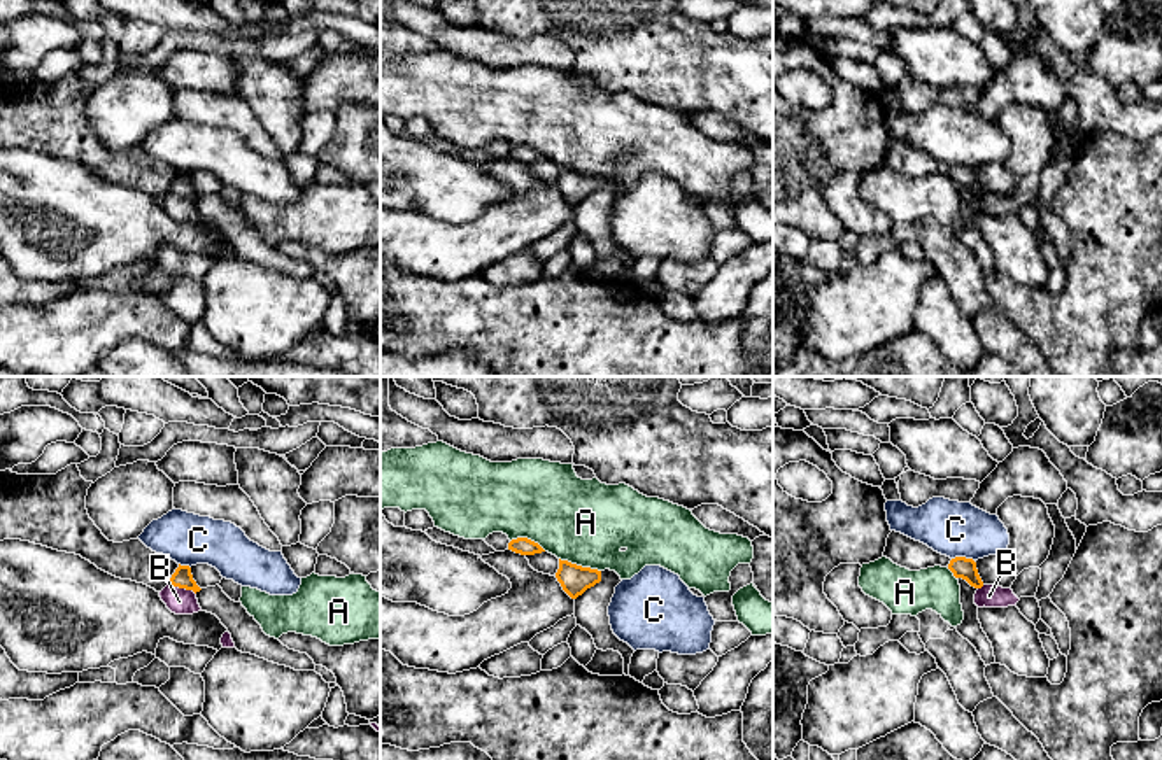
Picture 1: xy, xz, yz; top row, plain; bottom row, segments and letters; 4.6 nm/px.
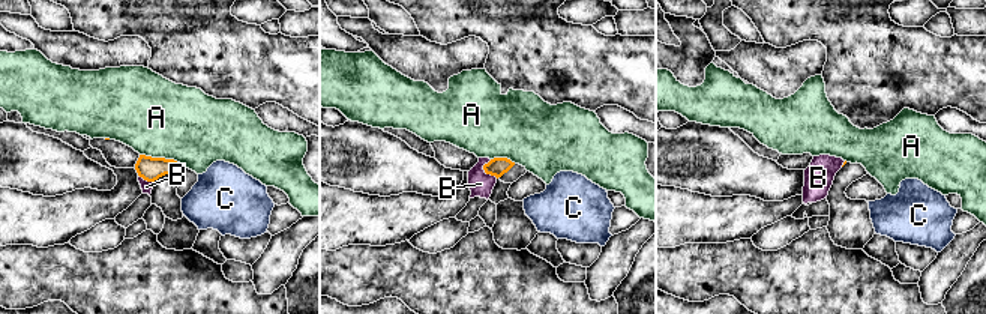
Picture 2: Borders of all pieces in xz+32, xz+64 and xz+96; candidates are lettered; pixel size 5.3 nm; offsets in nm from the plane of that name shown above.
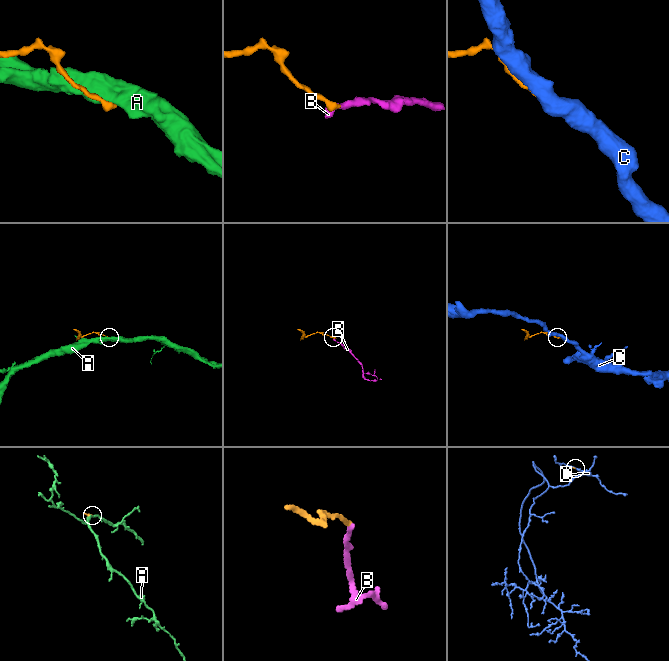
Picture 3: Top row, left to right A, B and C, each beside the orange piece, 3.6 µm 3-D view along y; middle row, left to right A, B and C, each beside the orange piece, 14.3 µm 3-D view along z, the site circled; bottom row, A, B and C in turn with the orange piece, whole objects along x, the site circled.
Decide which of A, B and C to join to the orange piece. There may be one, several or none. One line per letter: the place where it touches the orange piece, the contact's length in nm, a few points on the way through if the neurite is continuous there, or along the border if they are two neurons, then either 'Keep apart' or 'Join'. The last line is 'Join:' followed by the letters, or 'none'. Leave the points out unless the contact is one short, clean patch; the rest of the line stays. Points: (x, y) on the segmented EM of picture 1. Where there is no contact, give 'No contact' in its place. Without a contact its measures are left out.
A: Touches orange at xz (580, 566). Shared border 200 nm. Boundary: xz (559, 557), (600, 571). Keep apart
B: Touches orange at xy (183, 587). Shared border 140 nm. Boundary: xy (169, 582), (195, 594). Keep apart
C: Touches orange at yz (963, 557). Shared border 110 nm. Keep apart
Join: none

